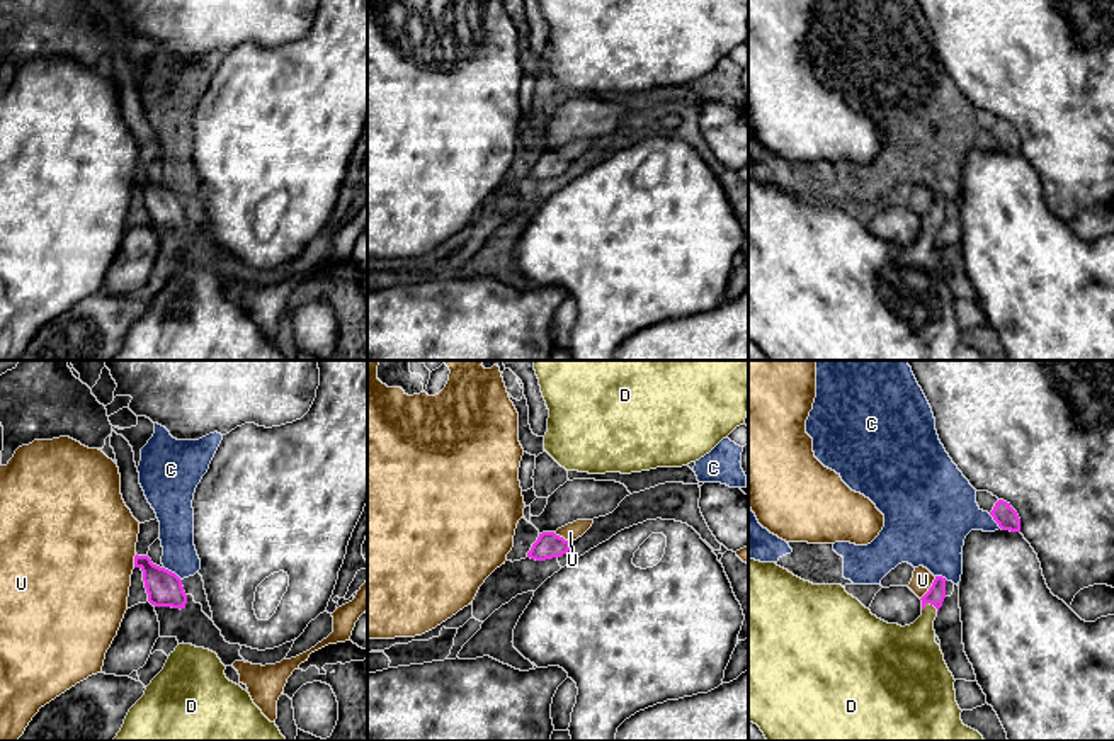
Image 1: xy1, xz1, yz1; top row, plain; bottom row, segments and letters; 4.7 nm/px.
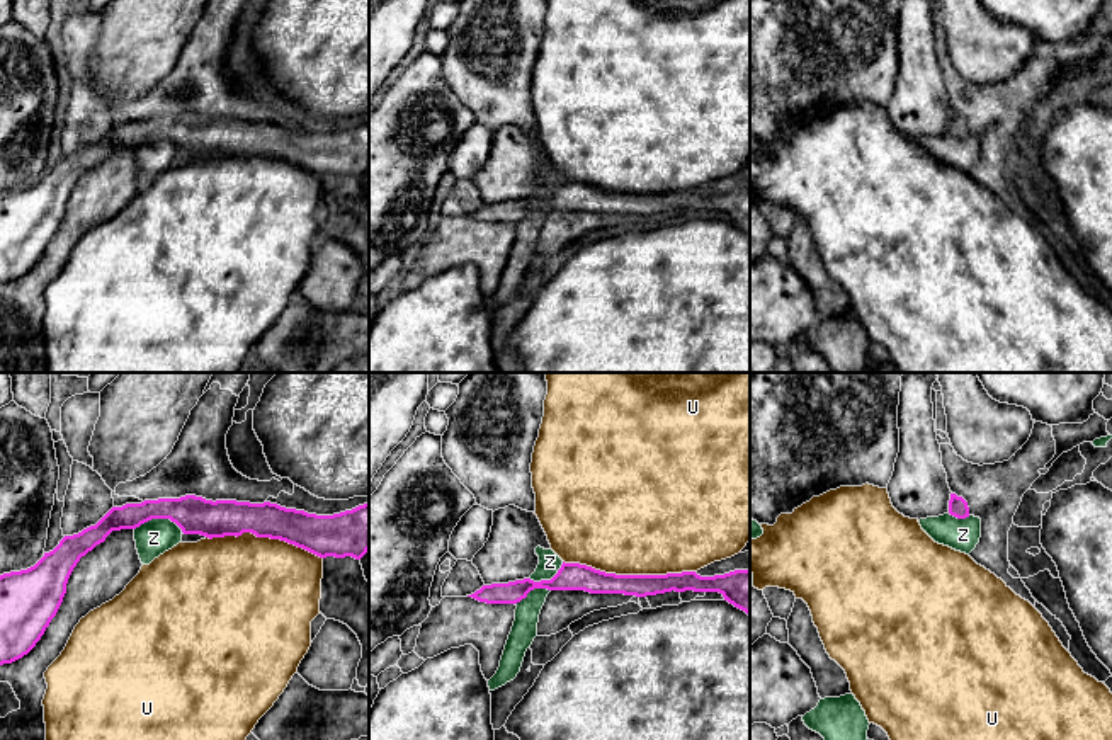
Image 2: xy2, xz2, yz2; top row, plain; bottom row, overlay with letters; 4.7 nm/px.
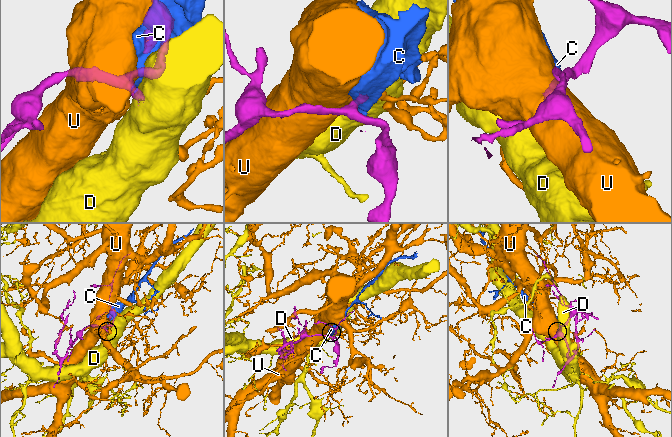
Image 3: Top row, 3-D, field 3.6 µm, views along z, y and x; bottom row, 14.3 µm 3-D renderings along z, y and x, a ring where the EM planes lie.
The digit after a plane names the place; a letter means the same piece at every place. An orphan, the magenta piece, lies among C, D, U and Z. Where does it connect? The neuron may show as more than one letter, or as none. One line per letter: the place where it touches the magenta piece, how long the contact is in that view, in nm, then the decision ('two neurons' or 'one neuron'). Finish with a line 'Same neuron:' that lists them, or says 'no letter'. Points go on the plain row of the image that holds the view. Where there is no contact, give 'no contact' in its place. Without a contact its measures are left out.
C: xy1 (170, 191) | 110 nm | two neurons
D: yz1 (931, 223) | 80 nm | one neuron
U: xz2 (629, 194) | 650 nm | two neurons
Z: xy2 (158, 136) | 240 nm | two neurons
Same neuron: D

